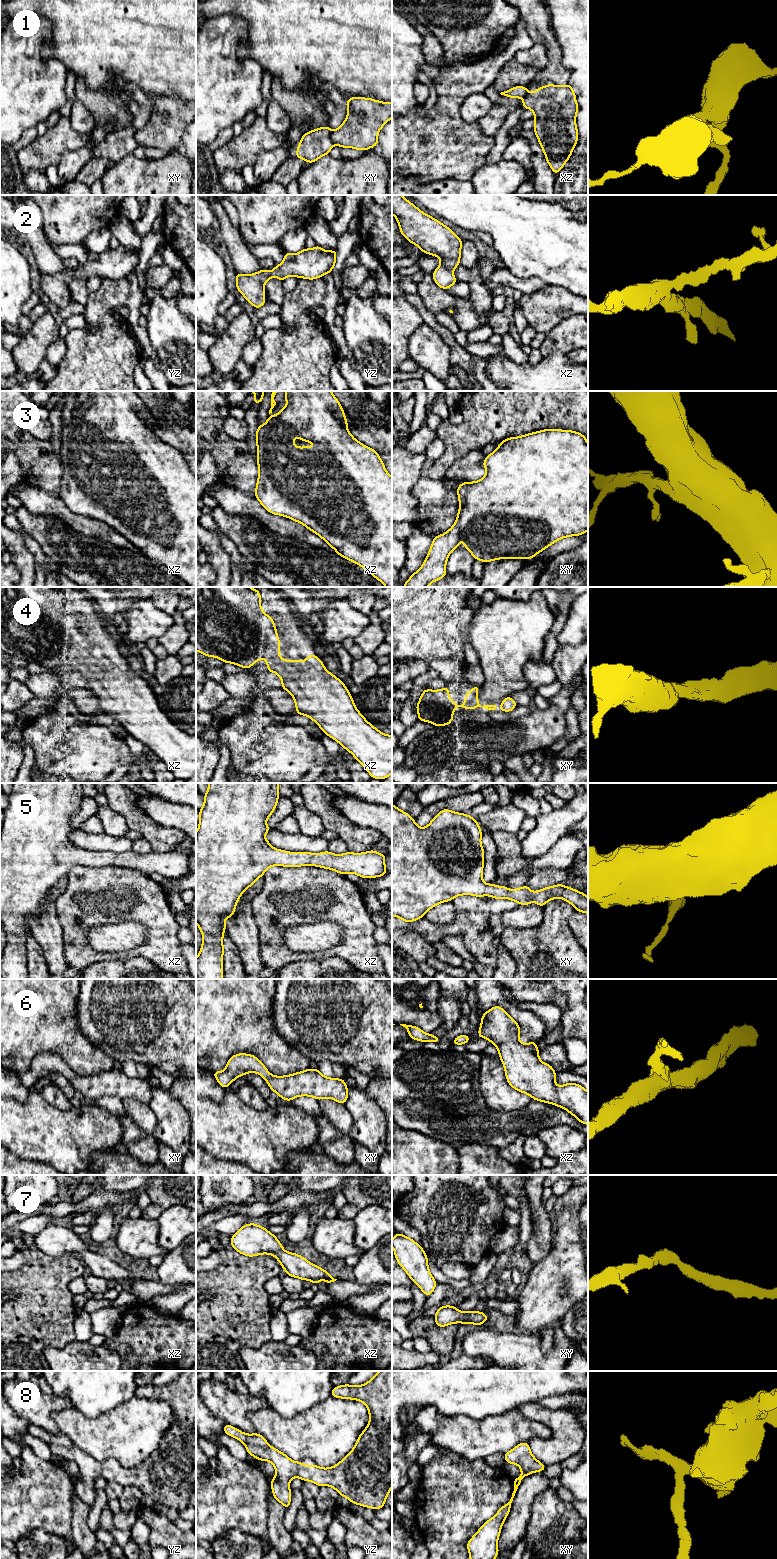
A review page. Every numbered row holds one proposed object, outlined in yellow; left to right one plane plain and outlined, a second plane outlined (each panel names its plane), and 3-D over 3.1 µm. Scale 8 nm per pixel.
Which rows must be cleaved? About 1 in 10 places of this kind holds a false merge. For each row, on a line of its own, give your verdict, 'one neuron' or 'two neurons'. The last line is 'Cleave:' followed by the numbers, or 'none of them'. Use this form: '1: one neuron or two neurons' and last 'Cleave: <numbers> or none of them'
1: two neurons
2: one neuron
3: one neuron
4: one neuron
5: one neuron
6: one neuron
7: one neuron
8: one neuron
Cleave: 1

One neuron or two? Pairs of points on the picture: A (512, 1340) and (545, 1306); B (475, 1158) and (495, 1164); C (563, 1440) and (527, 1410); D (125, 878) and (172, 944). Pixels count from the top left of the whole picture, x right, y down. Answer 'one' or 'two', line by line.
A: two
B: one
C: one
D: one

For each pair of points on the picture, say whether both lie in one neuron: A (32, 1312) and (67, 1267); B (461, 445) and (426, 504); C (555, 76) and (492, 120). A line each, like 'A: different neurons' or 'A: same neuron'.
A: same neuron
B: different neurons
C: different neurons

